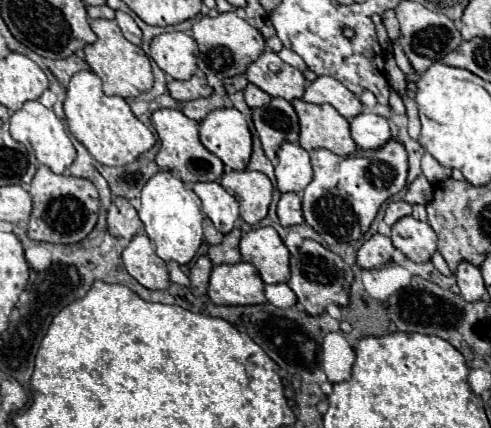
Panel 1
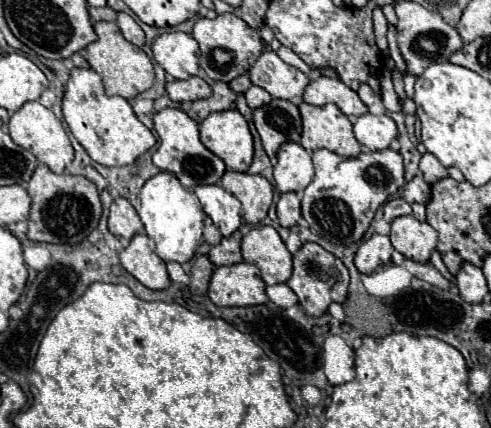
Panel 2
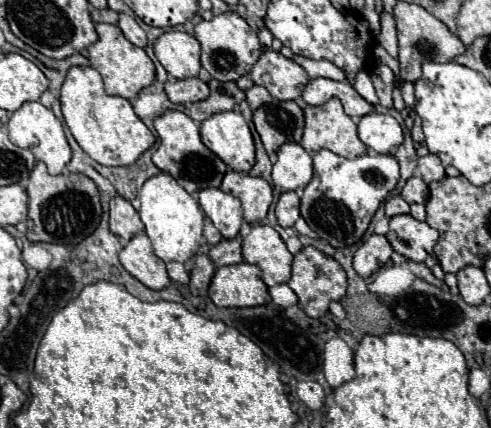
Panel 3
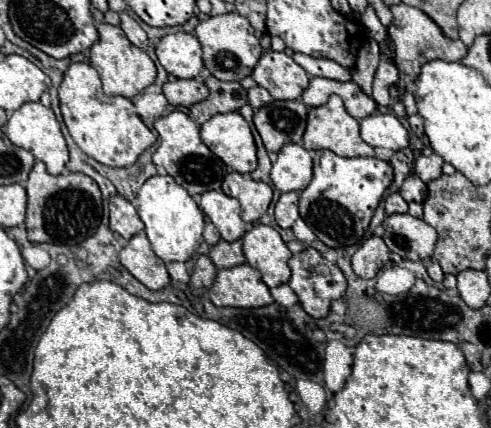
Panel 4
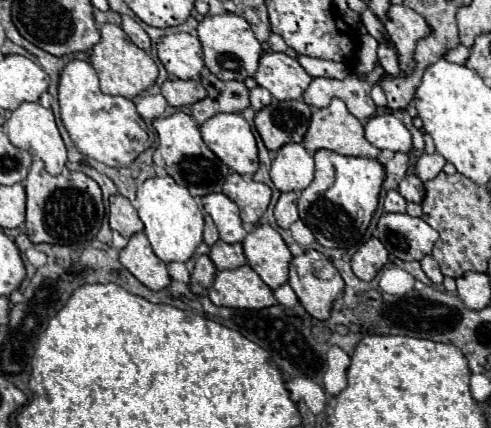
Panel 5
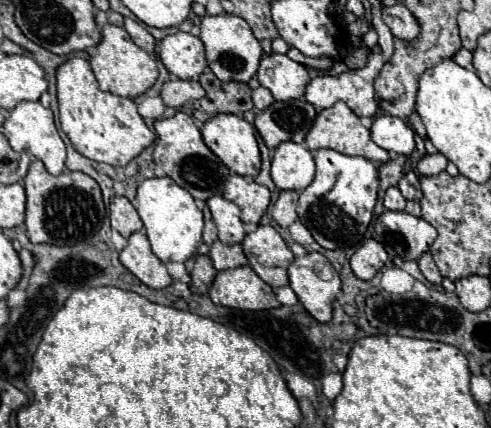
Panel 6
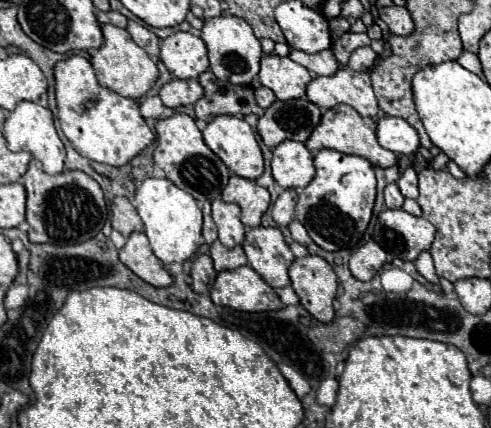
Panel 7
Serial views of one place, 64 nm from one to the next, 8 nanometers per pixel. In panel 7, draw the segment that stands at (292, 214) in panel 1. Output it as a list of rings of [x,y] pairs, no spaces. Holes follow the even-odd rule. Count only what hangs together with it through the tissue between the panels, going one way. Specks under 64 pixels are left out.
[[[290,188],[290,190],[284,190],[284,192],[278,196],[278,200],[274,202],[274,206],[272,206],[272,218],[274,218],[274,222],[276,222],[280,228],[288,226],[288,224],[294,220],[296,198],[298,198],[296,190]]]

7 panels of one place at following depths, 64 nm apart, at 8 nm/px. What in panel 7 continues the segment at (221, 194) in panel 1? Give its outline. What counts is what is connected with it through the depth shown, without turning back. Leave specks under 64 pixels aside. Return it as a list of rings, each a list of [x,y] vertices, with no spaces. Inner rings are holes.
[[[222,200],[212,202],[212,218],[218,226],[218,238],[226,248],[234,248],[242,244],[246,228],[240,222],[240,206],[228,204]]]

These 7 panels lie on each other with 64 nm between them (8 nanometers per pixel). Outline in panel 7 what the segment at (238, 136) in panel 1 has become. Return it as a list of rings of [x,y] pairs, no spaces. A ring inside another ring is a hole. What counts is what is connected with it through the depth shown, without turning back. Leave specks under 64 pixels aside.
[[[216,116],[212,122],[208,122],[202,134],[204,134],[204,142],[208,144],[208,148],[230,168],[232,174],[248,178],[248,180],[256,180],[262,176],[264,172],[262,150],[258,146],[256,132],[250,128],[246,120],[236,118],[236,116]]]

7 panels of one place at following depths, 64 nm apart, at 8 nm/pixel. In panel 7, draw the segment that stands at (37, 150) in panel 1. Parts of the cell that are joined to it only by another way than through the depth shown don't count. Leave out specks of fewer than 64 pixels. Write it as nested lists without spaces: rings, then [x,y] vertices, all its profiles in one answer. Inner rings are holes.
[[[20,102],[14,108],[14,112],[10,112],[10,116],[4,122],[4,138],[12,152],[24,150],[24,152],[30,152],[30,156],[32,156],[30,160],[40,160],[44,166],[44,172],[60,174],[64,170],[66,150],[64,150],[62,140],[56,134],[52,112],[44,106],[40,106],[38,102]]]

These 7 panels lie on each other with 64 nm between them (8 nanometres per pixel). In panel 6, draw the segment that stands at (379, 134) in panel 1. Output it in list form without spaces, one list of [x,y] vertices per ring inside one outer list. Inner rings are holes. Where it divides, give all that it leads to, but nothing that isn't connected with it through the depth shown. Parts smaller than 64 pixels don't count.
[[[390,114],[376,116],[370,130],[372,130],[372,140],[388,152],[408,156],[416,146],[414,130],[402,118],[396,118]]]

